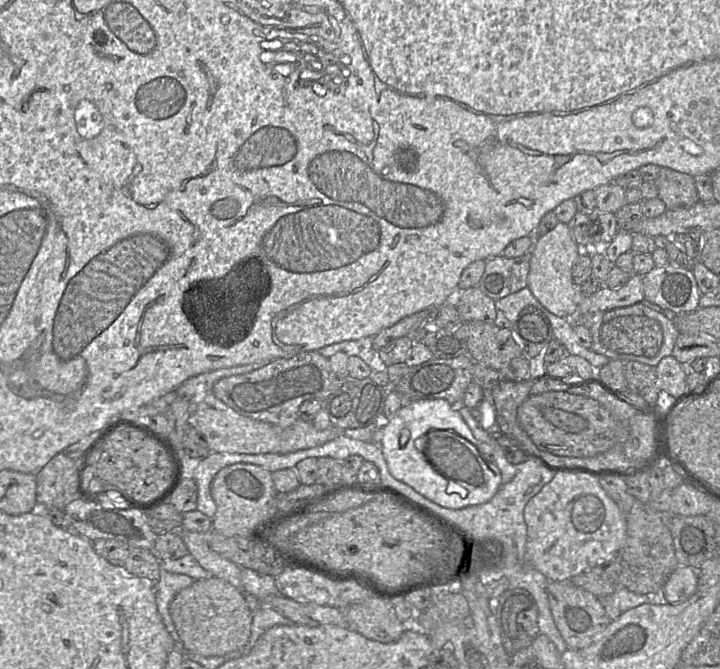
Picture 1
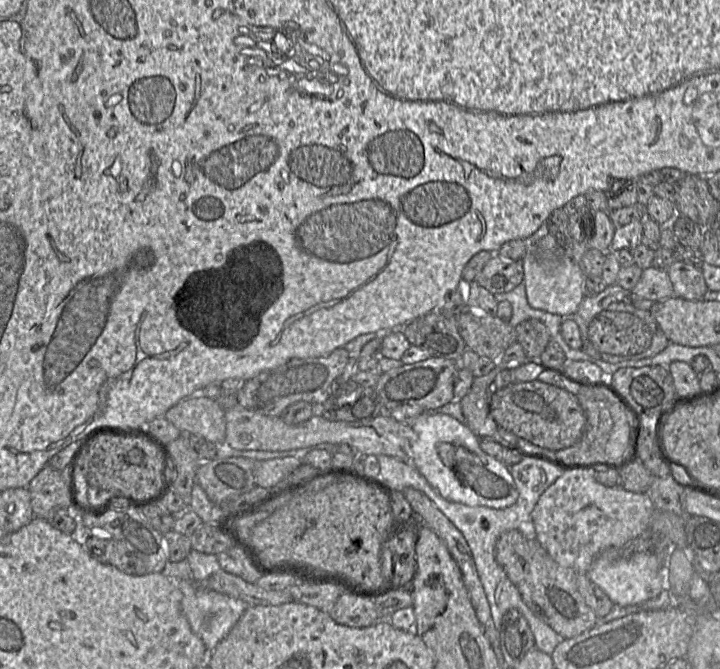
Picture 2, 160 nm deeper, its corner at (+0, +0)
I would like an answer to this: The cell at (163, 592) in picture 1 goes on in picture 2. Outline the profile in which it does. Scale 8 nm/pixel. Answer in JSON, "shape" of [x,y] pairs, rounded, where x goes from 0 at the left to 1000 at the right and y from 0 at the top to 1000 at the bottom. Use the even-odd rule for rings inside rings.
{"shape":[[[244,867],[253,885],[251,910],[264,937],[286,964],[296,973],[301,963],[318,946],[347,904],[333,895],[288,880],[268,867]]]}

